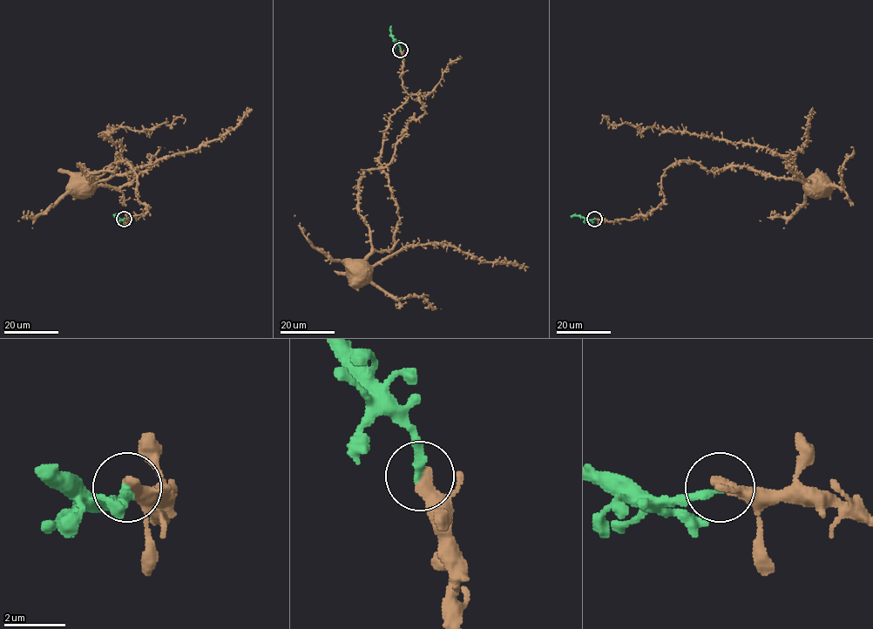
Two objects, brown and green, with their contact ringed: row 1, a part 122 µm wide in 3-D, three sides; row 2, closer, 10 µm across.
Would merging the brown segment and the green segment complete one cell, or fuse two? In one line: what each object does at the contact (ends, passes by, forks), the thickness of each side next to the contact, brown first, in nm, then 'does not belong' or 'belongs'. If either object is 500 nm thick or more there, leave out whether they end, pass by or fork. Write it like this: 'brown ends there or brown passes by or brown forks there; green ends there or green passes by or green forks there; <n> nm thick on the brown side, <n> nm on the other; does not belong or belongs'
brown ends there; green ends there; 480 nm thick on the brown side, 260 nm on the other; belongs

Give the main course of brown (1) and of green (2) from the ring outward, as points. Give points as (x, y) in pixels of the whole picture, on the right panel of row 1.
1: (594, 219), (635, 219), (656, 209), (664, 199), (661, 176), (680, 161), (713, 172), (751, 166), (811, 183)
2: (594, 219), (571, 215)

